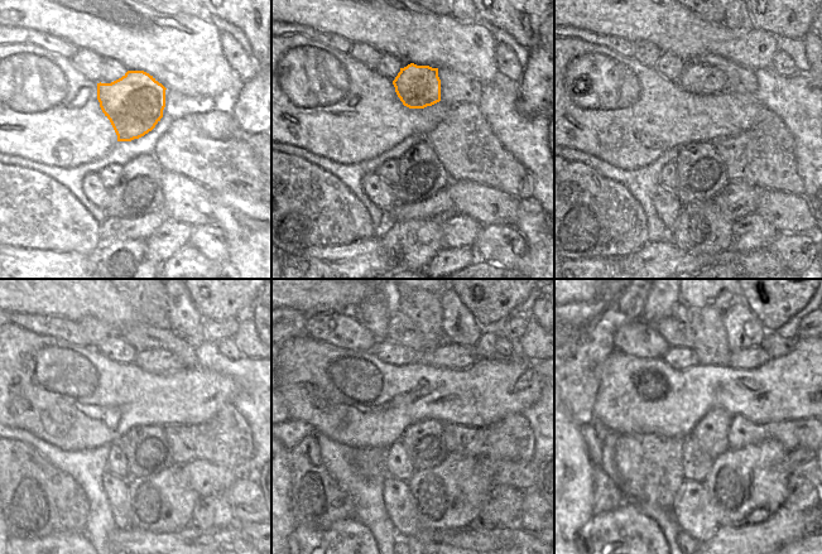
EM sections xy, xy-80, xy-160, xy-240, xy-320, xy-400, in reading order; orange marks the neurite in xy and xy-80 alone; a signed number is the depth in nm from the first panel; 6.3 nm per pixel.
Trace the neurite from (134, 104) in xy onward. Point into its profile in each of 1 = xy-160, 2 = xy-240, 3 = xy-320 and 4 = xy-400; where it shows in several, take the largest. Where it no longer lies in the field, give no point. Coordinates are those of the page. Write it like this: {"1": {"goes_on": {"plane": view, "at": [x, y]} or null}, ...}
{"1": {"goes_on": {"plane": "xy-160", "at": [703, 80]}}, "2": {"goes_on": {"plane": "xy-240", "at": [157, 360]}}, "3": {"goes_on": {"plane": "xy-320", "at": [446, 355]}}, "4": {"goes_on": {"plane": "xy-400", "at": [753, 357]}}}

